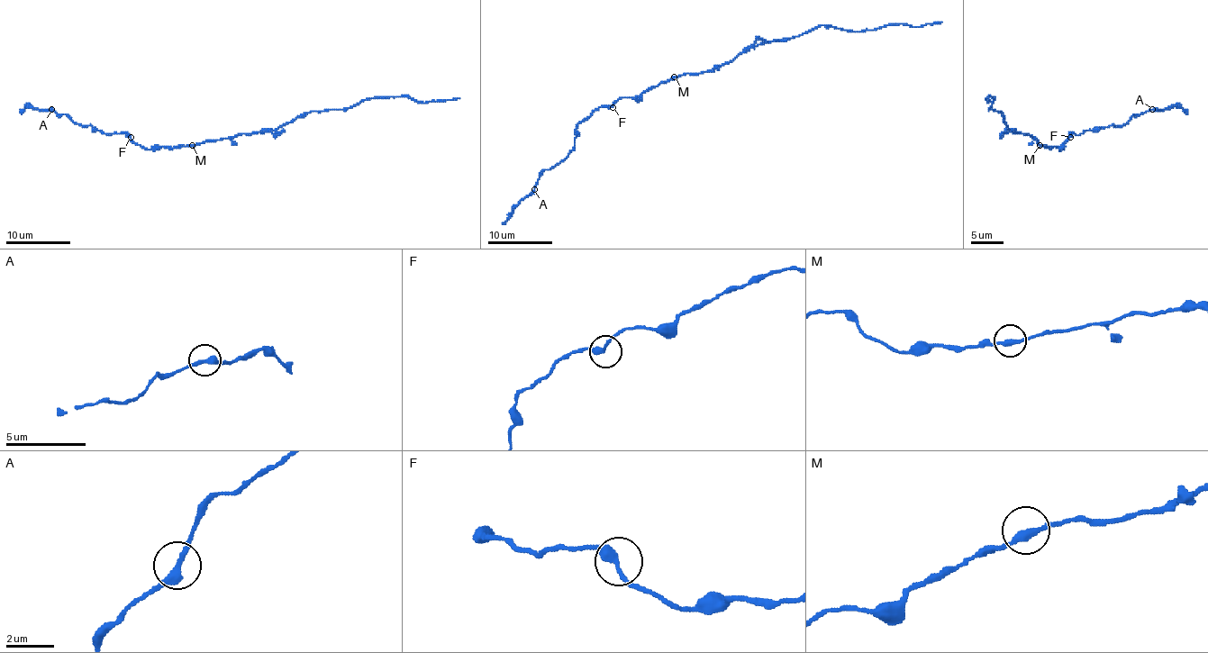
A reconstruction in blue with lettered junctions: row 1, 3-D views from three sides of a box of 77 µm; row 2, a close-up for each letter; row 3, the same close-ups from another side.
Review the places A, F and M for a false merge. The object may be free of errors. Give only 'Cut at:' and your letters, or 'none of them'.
Cut at: A

